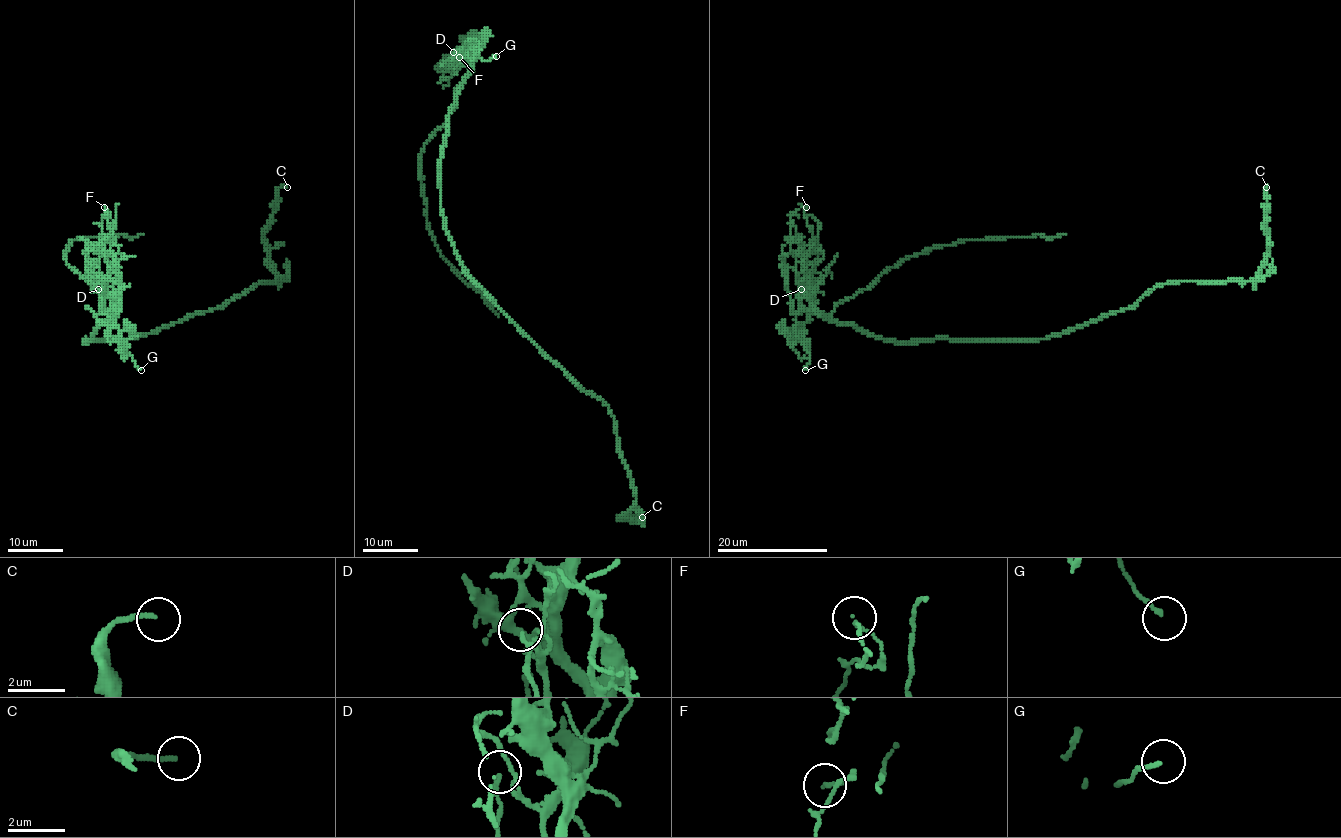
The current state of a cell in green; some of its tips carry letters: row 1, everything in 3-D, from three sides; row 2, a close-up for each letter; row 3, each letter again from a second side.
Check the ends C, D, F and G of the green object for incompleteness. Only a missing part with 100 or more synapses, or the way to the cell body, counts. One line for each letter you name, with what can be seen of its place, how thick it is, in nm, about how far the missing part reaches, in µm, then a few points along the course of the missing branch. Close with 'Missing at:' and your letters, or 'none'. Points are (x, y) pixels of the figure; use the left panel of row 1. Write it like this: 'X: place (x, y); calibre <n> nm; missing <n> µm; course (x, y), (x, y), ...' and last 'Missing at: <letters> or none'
Missing at: none

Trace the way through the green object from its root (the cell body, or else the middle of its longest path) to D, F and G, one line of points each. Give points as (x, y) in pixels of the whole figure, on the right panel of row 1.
D: (980, 341), (931, 338), (896, 342), (834, 322), (813, 308), (802, 309), (795, 320), (801, 312), (801, 289)
F: (980, 341), (896, 342), (823, 315), (813, 304), (805, 273), (803, 257), (820, 225), (803, 214), (806, 207)
G: (980, 341), (931, 338), (896, 342), (864, 334), (809, 308), (797, 316), (797, 334), (809, 353), (805, 370)

